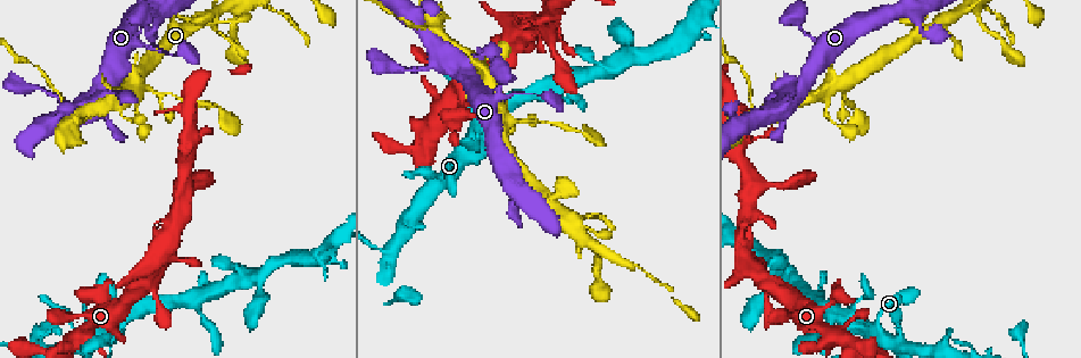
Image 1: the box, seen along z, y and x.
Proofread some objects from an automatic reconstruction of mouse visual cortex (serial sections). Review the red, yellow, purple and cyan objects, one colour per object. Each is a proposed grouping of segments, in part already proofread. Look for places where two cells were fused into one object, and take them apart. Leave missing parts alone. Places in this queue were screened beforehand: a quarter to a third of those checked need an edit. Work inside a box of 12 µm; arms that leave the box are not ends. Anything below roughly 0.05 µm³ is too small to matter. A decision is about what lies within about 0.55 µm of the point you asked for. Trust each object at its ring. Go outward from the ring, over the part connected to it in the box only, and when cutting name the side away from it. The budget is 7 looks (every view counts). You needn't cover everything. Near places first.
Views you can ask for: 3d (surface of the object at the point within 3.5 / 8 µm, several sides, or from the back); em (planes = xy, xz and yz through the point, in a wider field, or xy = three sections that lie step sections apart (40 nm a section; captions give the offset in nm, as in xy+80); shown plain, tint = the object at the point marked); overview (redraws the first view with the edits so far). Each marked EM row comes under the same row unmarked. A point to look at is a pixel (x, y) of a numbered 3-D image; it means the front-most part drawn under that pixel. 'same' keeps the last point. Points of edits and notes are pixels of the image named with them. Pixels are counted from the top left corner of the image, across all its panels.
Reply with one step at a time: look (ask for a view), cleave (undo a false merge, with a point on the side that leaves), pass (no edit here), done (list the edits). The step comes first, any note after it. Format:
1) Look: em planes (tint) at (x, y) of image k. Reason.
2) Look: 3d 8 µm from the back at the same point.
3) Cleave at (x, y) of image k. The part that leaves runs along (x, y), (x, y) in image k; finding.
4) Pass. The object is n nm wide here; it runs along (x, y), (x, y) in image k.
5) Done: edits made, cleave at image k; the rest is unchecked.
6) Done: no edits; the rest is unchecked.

Look: 3d 3.5 µm at (439, 179) of image 1. Abrupt turn.

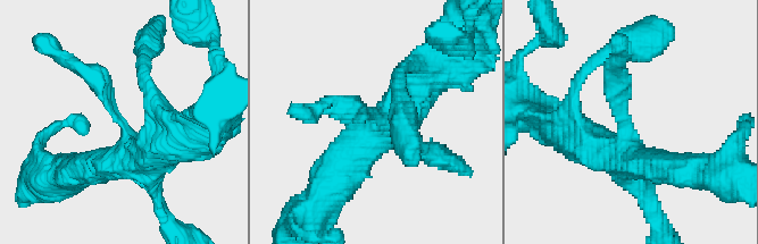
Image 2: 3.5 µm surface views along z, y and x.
Look: em xy step 5 (tint) at (626, 132) of image 2. Shape alone is not enough.

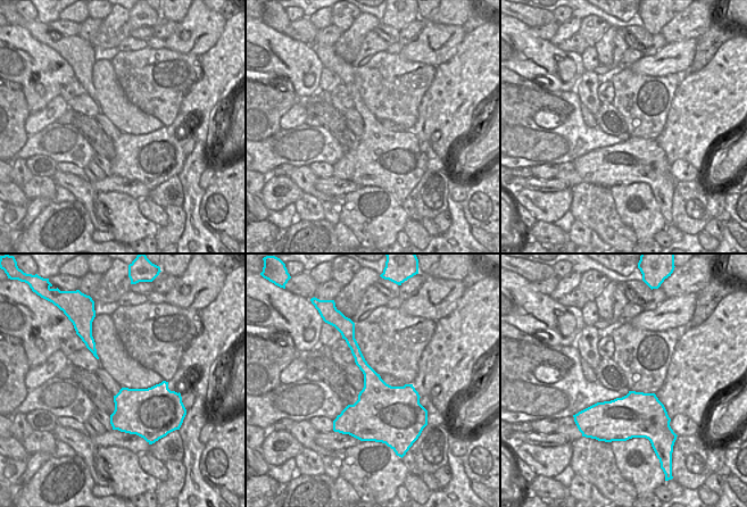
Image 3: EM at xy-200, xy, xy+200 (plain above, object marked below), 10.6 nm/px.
Look: em planes (tint) at the same point.

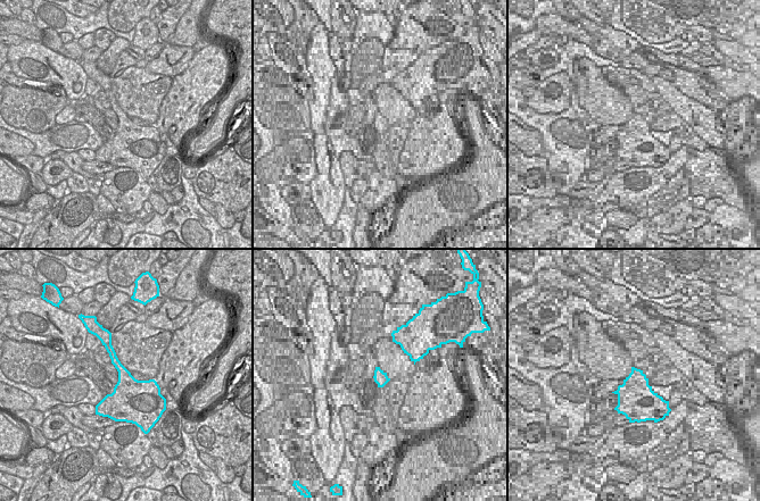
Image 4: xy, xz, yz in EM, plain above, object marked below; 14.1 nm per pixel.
Pass. It runs along (434, 64), (410, 102), (336, 171) in image 2; all the same cell.

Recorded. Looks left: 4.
Look: 3d 3.5 µm at (438, 31) of image 1. A fork.

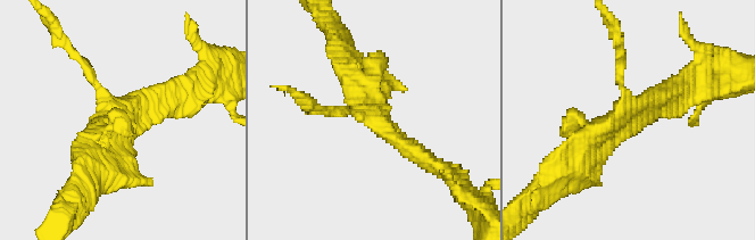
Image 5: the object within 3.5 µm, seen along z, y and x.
Look: em xy step 2 (tint) at (120, 105) of image 5. Shape alone is not enough.

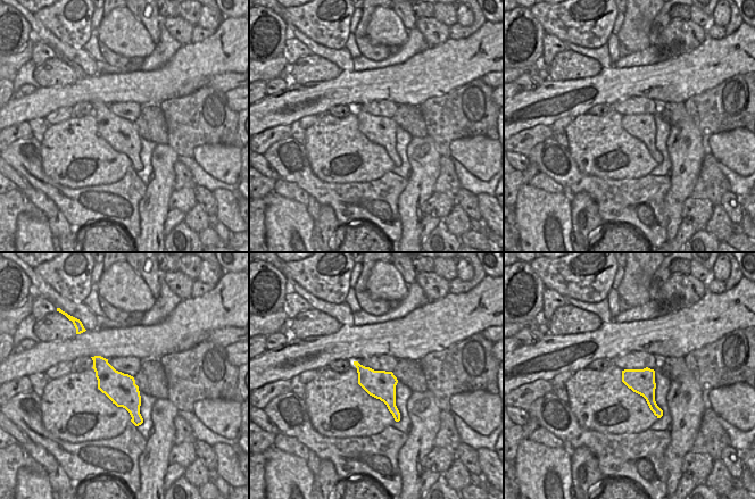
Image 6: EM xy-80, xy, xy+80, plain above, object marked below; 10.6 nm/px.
Look: em xy step 1 (tint) at the same point. Cut it another way.

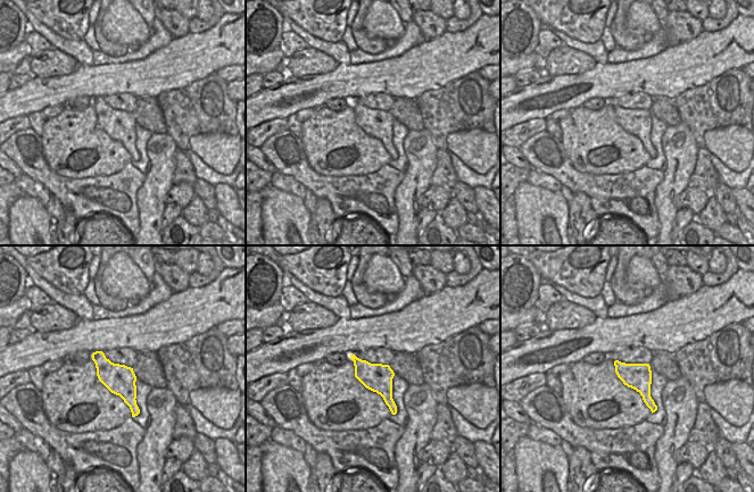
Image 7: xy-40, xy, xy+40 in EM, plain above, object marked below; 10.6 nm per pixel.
Cleave at (75, 56) of image 5. The part that leaves runs along (97, 88), (55, 25) in image 5; a second cell is stuck on.

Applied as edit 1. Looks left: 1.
Done: edits made, cleave at image 5; the rest is unchecked.

